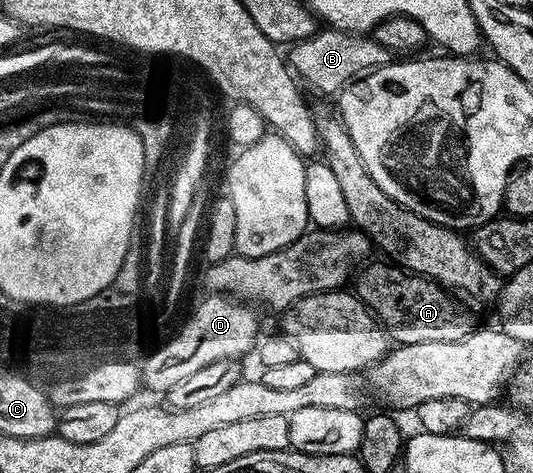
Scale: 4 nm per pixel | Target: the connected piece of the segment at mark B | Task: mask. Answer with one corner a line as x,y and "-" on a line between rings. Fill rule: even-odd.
331,28
317,29
316,33
306,40
291,43
289,50
292,51
287,51
286,61
293,75
305,87
308,85
314,93
332,94
332,96
339,95
344,87
358,78
363,78
372,70
387,66
394,58
391,50
378,44
367,33
354,34

